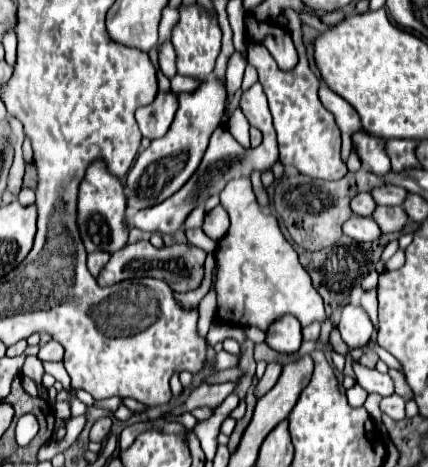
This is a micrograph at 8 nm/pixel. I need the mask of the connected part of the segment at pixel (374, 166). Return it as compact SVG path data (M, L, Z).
M354 132L352 134L352 146L354 146L362 166L368 172L372 172L380 178L384 178L388 174L390 158L388 158L388 154L384 154L382 140L378 140L374 136L368 136L364 132Z

